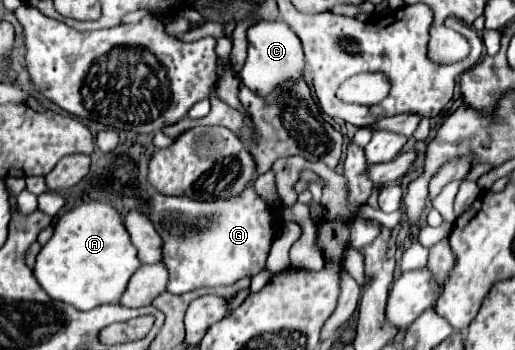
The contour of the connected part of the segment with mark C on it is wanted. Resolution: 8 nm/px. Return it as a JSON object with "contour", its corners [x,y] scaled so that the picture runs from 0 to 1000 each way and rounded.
{"contour":[[[503,54],[480,83],[480,117],[483,117],[480,174],[464,220],[487,260],[515,271],[522,266],[522,254],[534,254],[542,237],[592,214],[592,169],[588,169],[584,117],[553,66]]]}

